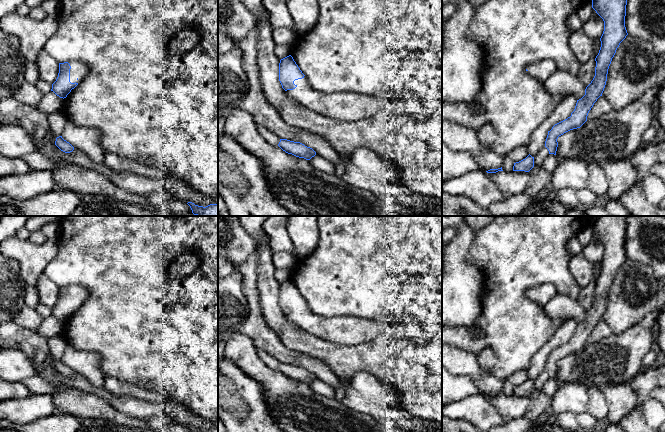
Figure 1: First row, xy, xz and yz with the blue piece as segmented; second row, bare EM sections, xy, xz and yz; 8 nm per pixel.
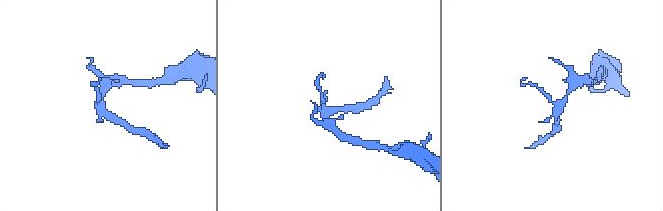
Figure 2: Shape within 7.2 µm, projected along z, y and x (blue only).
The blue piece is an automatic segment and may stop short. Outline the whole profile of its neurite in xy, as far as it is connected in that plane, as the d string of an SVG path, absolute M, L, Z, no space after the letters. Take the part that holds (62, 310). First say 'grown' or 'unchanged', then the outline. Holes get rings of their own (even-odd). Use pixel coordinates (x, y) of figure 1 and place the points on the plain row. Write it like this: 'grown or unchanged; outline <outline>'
grown; outline M72 284L59 287L59 297L52 313L60 322L66 322L89 297L89 290L81 285Z

